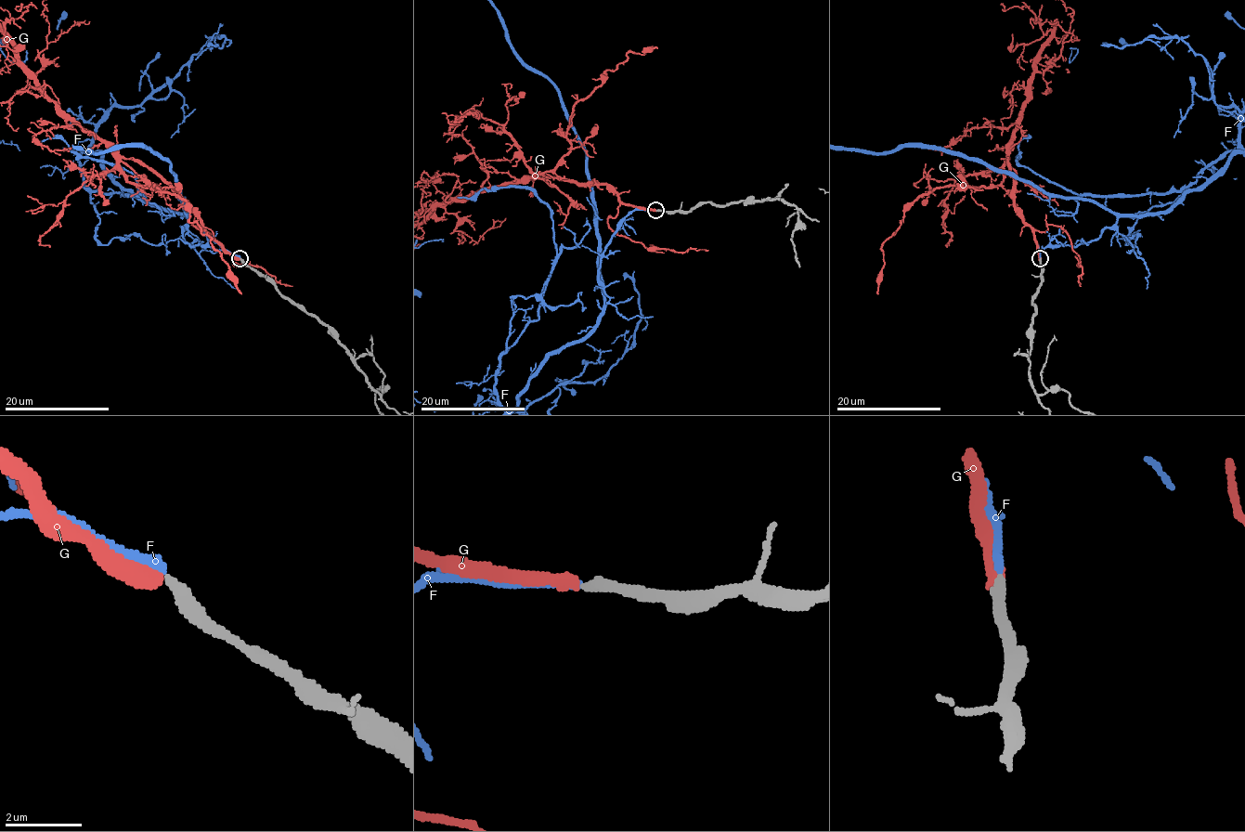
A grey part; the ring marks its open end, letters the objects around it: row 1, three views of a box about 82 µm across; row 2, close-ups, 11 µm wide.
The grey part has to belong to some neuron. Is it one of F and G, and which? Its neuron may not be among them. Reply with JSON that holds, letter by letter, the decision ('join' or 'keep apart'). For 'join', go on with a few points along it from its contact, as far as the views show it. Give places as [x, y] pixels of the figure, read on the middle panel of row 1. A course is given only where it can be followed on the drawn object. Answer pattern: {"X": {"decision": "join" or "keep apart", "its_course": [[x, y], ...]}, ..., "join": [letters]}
{"F": {"decision": "keep apart"}, "G": {"decision": "join"}, "join": ["G"]}

